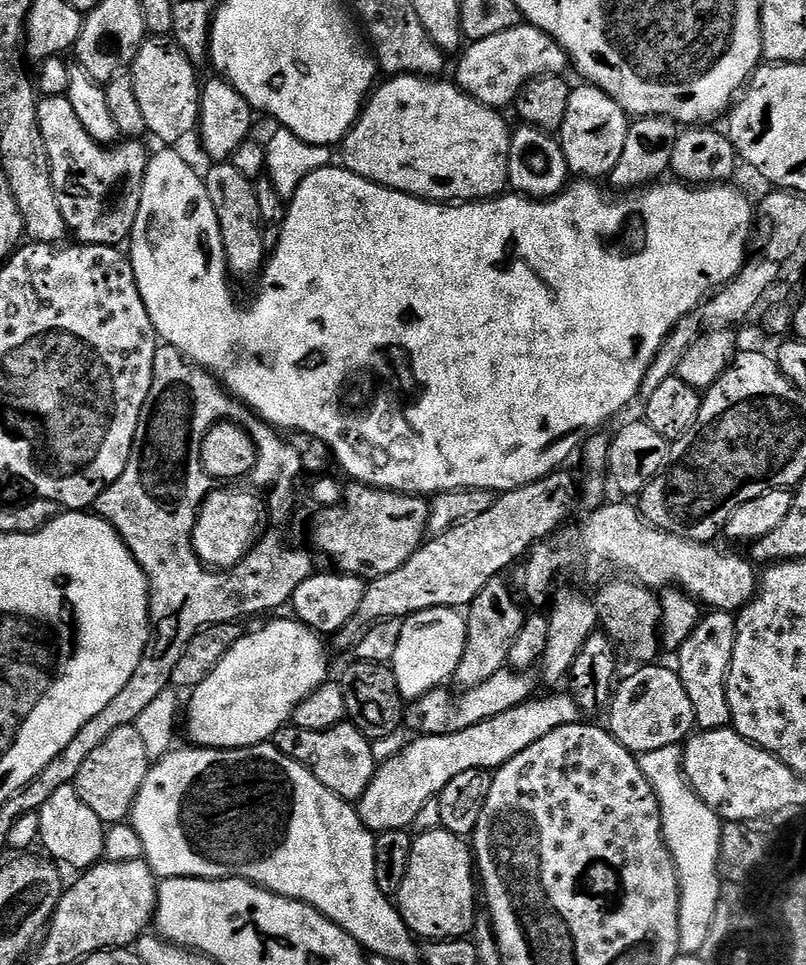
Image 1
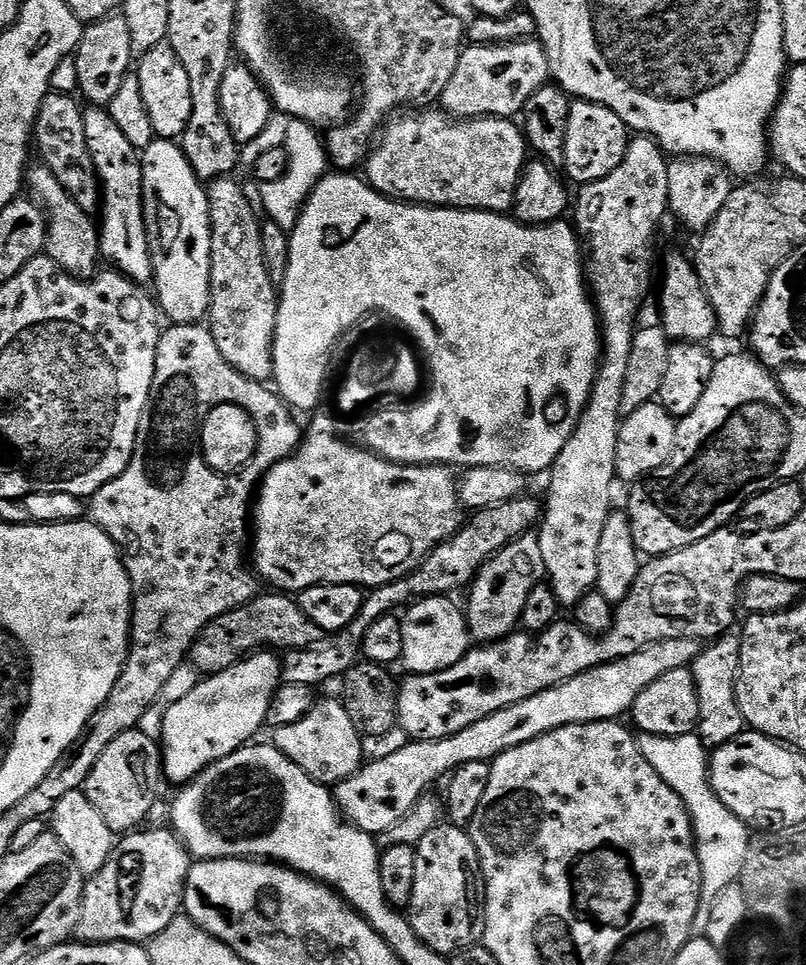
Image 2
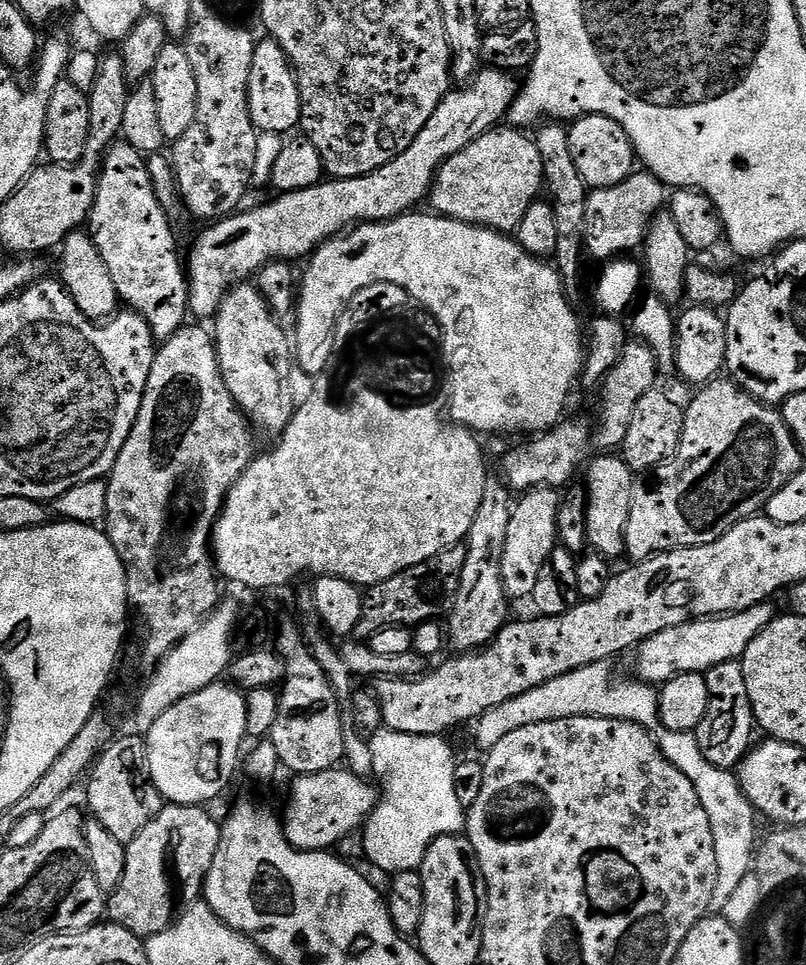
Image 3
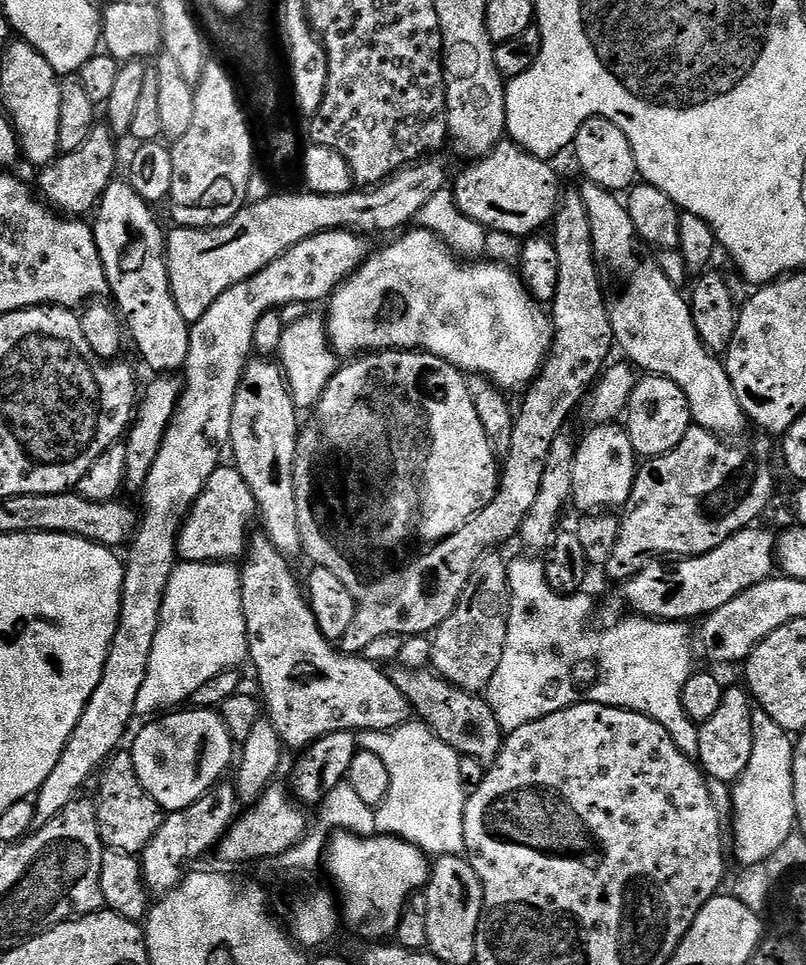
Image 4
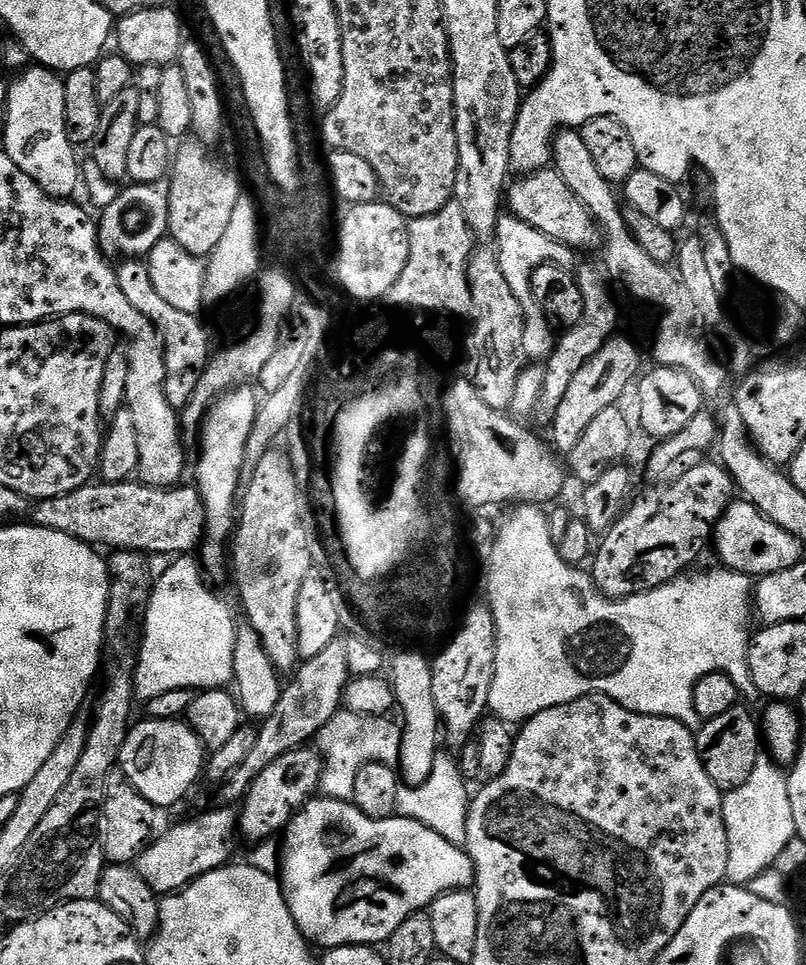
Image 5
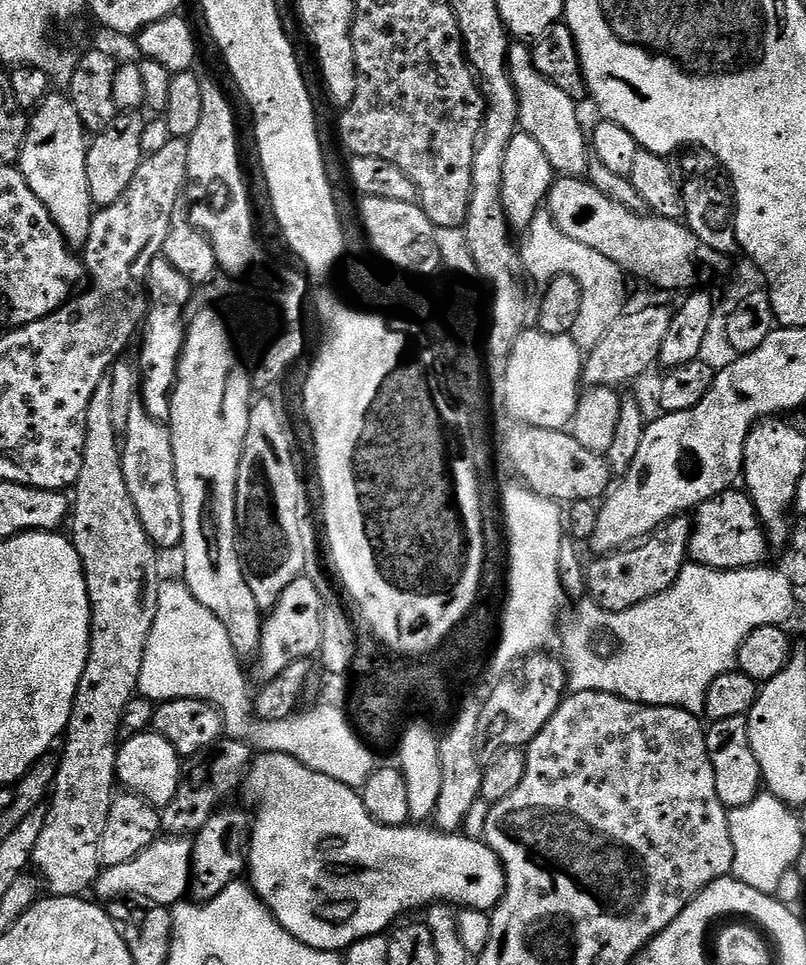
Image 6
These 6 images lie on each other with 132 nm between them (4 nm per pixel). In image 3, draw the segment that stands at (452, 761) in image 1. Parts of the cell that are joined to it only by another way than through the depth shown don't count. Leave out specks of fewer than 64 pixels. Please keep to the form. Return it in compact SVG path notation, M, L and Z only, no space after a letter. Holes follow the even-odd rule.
M768 602L755 604L741 612L730 612L727 616L706 616L703 620L670 626L670 630L654 634L635 649L639 679L645 684L662 686L678 674L706 674L714 666L722 666L722 662L739 661L746 646L750 646L750 642L754 642L754 638L758 638L758 634L762 634L762 630L766 630L766 626L774 619L772 606ZM337 766L330 770L322 770L318 774L297 775L288 792L288 809L282 815L284 837L288 844L300 852L322 852L337 847L340 840L363 829L365 820L375 809L378 801L378 788L367 779L355 776L347 767Z

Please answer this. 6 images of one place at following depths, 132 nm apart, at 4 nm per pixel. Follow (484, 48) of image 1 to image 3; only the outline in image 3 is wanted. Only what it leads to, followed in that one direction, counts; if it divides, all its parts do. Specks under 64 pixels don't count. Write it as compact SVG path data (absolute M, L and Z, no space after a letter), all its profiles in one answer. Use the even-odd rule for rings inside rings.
M481 67L480 71L472 77L471 80L467 81L463 85L464 88L461 92L456 92L456 90L449 91L448 95L442 98L442 102L438 106L438 110L434 110L434 114L430 114L430 122L426 122L426 126L422 126L422 134L418 134L418 138L414 138L414 142L410 146L410 150L406 150L402 154L398 154L398 158L394 158L394 162L390 162L386 166L382 166L378 170L374 170L370 174L365 176L359 176L358 178L346 178L345 180L334 180L331 178L325 179L319 184L310 186L306 190L298 190L297 192L286 192L277 195L275 198L277 200L272 200L269 204L264 204L261 208L252 208L249 212L244 212L245 210L237 211L231 216L226 216L222 220L215 221L196 241L192 244L192 249L189 250L188 256L186 252L186 279L188 282L188 310L189 313L194 317L197 316L197 321L208 322L215 317L216 312L220 308L220 304L224 300L224 296L229 292L231 288L235 288L236 285L245 283L249 278L255 277L261 268L266 267L272 261L287 261L295 262L294 260L303 261L305 258L311 257L312 253L320 247L321 244L325 244L327 240L333 239L345 230L351 229L353 226L358 224L379 224L382 220L395 220L397 216L403 216L405 214L411 213L412 208L420 199L427 197L432 190L432 184L436 181L436 174L439 172L441 166L443 166L446 161L450 158L454 158L454 154L462 154L462 150L466 150L466 146L470 146L470 142L474 142L478 138L482 138L482 134L491 132L493 128L497 127L501 123L500 120L509 115L512 110L512 104L516 100L516 96L520 93L521 85L516 84L517 77L510 72L503 72L502 70L494 70L493 68Z

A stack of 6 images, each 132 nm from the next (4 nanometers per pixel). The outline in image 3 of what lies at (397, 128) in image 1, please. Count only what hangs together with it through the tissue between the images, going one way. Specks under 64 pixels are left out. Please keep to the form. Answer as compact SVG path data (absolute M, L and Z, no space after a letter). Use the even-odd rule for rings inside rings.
M497 126L491 132L482 134L462 154L454 154L441 166L436 174L436 181L432 184L430 201L437 213L447 216L450 220L461 220L464 224L475 224L481 228L490 228L493 232L505 234L515 233L516 227L522 222L526 210L541 199L544 188L542 174L542 154L538 154L538 146L531 135L523 136L523 131L515 127Z

